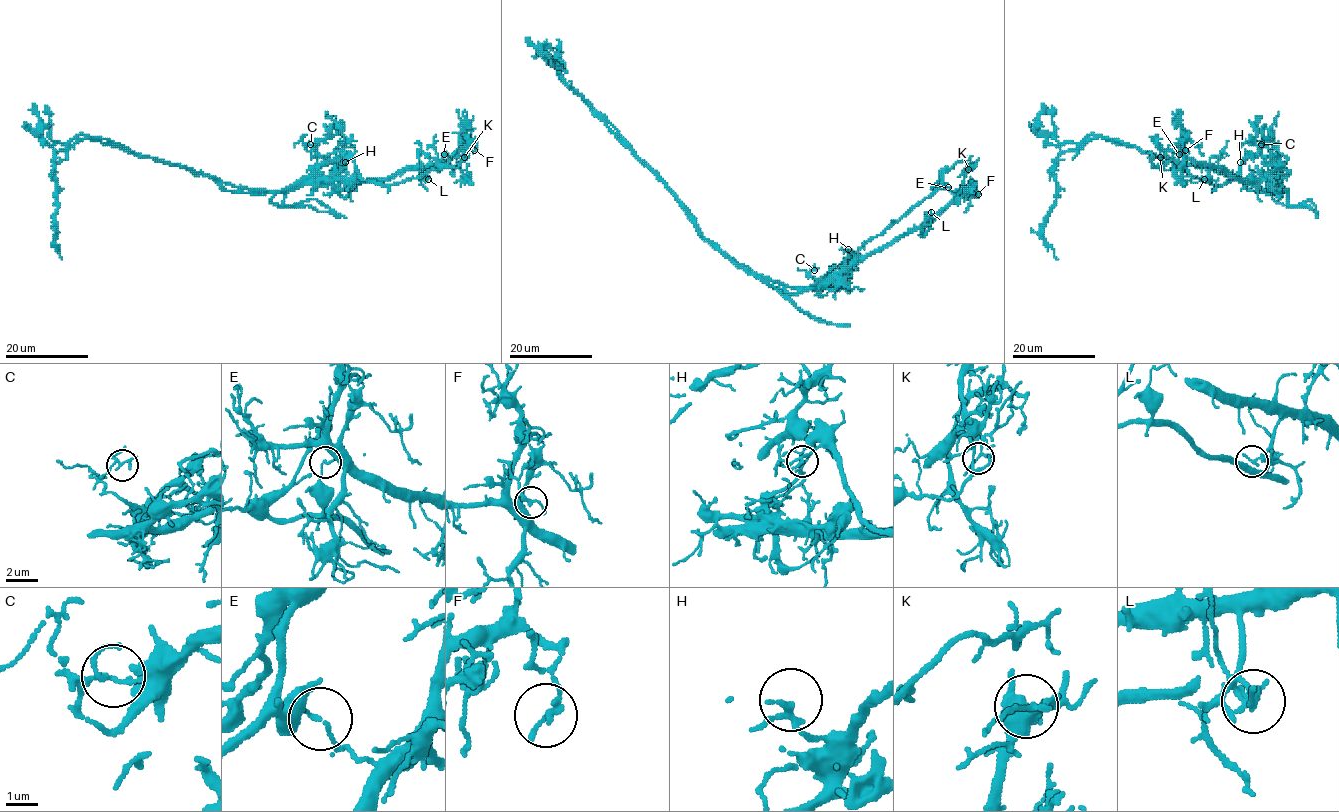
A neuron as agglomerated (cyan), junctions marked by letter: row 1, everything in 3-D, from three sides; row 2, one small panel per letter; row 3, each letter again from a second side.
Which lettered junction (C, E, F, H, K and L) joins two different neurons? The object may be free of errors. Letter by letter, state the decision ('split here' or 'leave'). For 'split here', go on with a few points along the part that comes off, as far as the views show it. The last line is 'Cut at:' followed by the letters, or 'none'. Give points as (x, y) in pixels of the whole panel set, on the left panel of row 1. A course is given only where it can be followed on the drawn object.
C: leave
E: split here; course (444, 155), (385, 186), (338, 155), (277, 192), (250, 190), (84, 135), (48, 144), (32, 104)
F: leave
H: leave
K: leave
L: leave
Cut at: E

